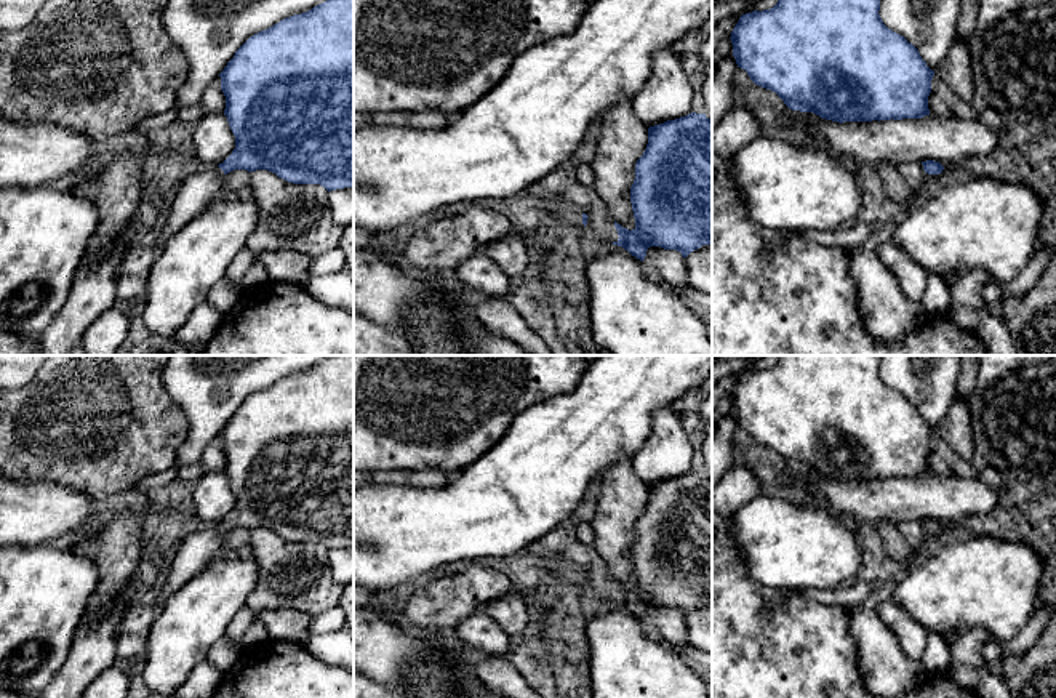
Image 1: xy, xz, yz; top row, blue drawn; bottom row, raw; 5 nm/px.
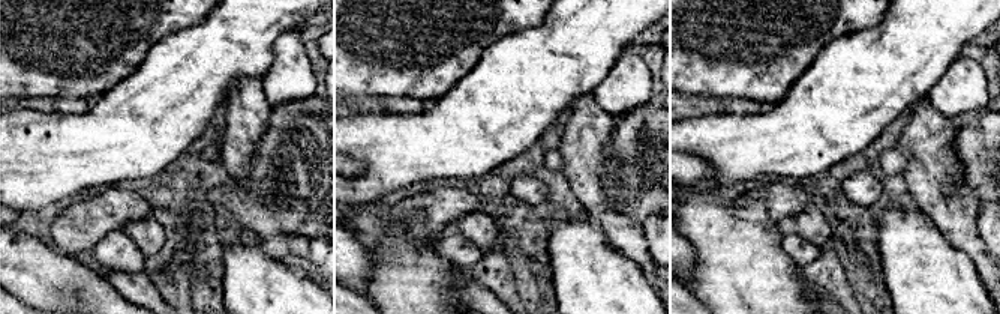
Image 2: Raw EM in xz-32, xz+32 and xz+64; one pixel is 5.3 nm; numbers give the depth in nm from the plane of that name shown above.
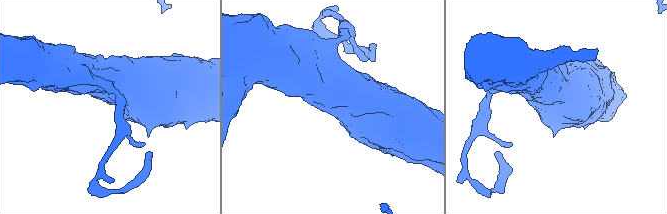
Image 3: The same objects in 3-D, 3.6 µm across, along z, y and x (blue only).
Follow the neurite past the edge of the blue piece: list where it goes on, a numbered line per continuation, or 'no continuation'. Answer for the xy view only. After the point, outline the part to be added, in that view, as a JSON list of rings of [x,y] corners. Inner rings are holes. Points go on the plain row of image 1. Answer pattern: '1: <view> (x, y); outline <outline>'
1: xy (199, 549); outline [[[205,525],[187,535],[173,560],[166,583],[160,589],[152,608],[160,613],[166,599],[222,556],[226,533],[219,525]]]

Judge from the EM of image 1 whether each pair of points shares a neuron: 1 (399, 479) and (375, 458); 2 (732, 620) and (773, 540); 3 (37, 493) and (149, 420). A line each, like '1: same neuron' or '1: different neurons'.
1: different neurons
2: different neurons
3: different neurons

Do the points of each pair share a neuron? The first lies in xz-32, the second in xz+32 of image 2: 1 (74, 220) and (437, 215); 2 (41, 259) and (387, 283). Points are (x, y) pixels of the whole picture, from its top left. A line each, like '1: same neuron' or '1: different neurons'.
1: same neuron
2: different neurons

